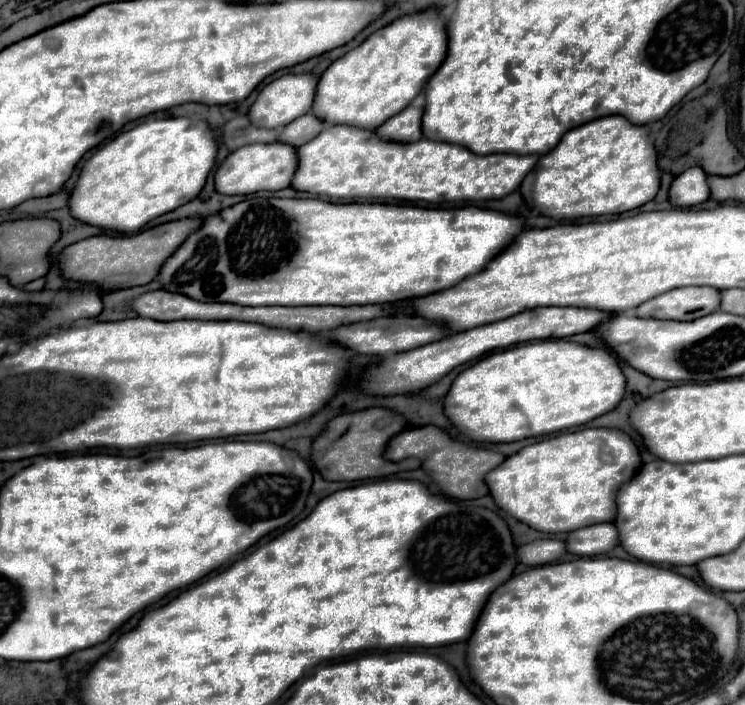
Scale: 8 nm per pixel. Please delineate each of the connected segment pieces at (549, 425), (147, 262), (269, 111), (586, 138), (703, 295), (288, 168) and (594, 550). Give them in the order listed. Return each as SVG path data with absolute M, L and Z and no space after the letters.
M533 341L495 351L483 357L479 363L461 371L443 399L443 413L471 441L511 443L527 439L531 435L539 437L585 425L591 419L617 407L623 393L625 377L617 361L607 351L591 349L571 341Z
M181 219L127 237L109 237L109 235L89 237L63 249L59 253L59 267L65 279L79 283L95 283L103 291L147 285L157 277L169 253L173 253L185 241L185 237L189 237L191 231L195 231L195 227L189 227L189 219Z
M283 75L263 87L247 117L249 121L253 121L253 125L261 125L267 129L285 127L311 109L315 87L317 77Z
M609 115L569 129L569 133L561 137L559 145L553 151L539 157L533 169L533 181L529 173L521 183L521 195L529 209L533 205L535 211L551 219L619 215L651 201L659 191L659 177L661 171L657 167L657 151L647 139L647 127L629 125L629 121L621 115Z
M679 287L645 301L635 309L637 317L689 321L713 313L721 303L721 295L711 287Z
M253 143L229 153L215 171L215 191L221 195L249 195L257 191L279 191L289 187L297 167L295 149L281 143Z
M597 523L585 529L575 529L565 539L569 553L573 555L599 555L617 545L617 529L613 523Z

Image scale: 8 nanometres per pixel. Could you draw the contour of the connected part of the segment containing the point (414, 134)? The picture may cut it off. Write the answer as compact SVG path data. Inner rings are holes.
M407 107L401 113L397 113L395 117L387 119L377 129L377 133L381 139L391 141L391 143L415 143L415 141L423 139L421 115L423 115L423 109Z

